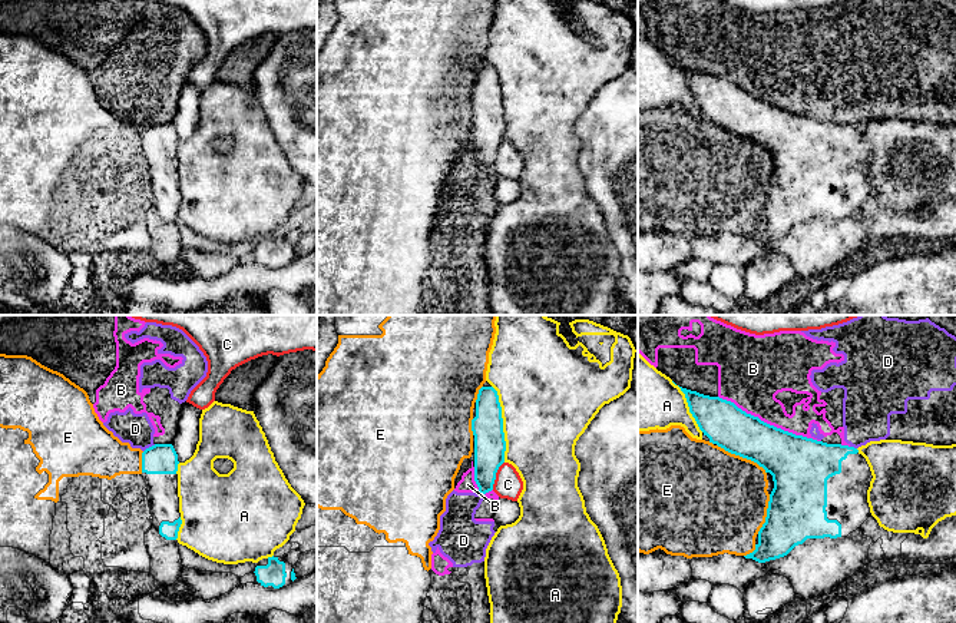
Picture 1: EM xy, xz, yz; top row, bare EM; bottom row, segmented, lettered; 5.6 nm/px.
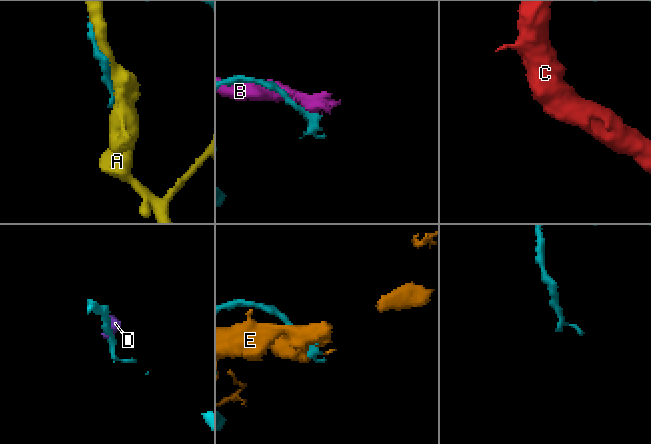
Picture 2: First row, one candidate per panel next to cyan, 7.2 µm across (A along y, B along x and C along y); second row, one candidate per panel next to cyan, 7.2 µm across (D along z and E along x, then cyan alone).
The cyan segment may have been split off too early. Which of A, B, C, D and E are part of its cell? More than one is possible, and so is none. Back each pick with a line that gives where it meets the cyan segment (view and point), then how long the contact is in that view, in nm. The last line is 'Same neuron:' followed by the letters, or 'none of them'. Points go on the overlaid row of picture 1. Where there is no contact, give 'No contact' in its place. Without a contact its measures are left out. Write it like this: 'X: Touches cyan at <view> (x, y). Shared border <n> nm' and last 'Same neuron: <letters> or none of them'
Same neuron: none of them

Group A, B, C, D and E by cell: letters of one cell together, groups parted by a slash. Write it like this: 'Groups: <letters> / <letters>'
Groups: A / B D / C / E

